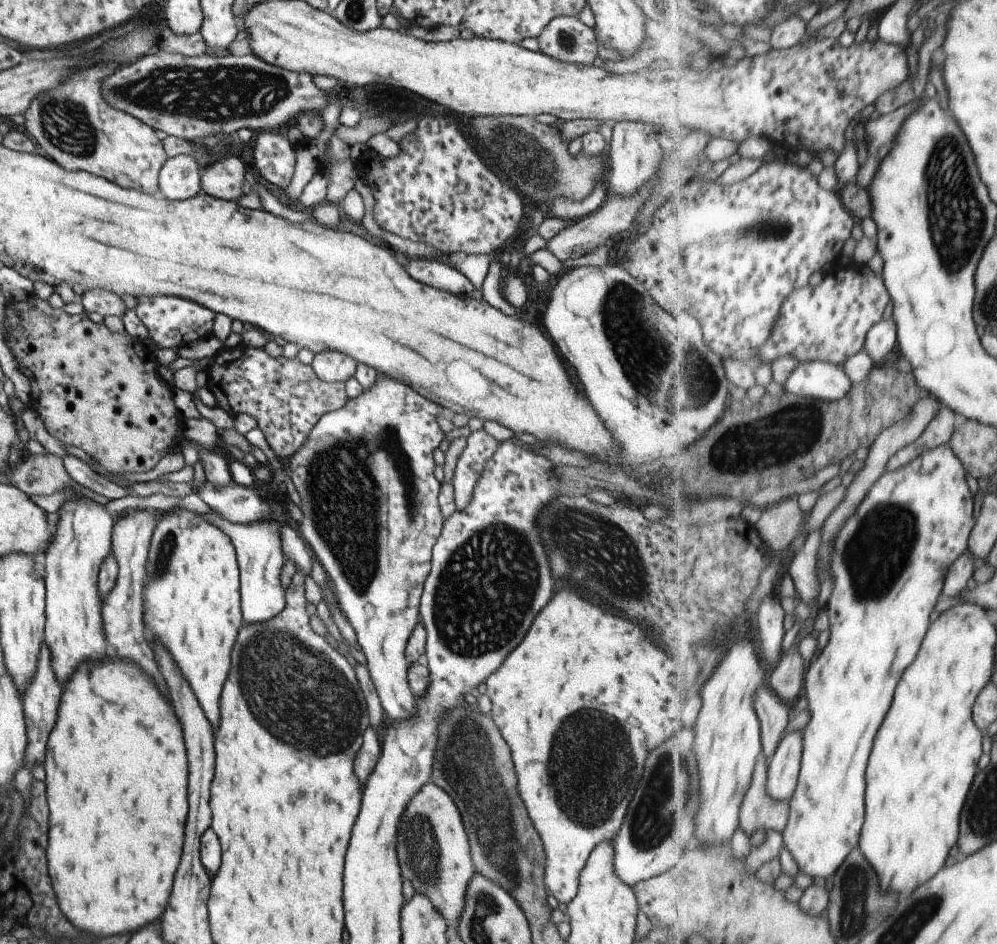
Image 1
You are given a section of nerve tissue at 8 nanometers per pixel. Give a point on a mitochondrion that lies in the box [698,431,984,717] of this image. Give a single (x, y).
(880, 548)

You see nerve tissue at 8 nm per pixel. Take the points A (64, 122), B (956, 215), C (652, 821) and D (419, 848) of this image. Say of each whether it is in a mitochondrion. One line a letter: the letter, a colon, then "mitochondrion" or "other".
A: mitochondrion
B: mitochondrion
C: mitochondrion
D: mitochondrion

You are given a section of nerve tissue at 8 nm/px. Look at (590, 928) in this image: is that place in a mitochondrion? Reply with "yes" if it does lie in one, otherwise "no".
no

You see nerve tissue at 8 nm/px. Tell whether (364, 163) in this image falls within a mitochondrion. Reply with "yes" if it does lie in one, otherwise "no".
no

